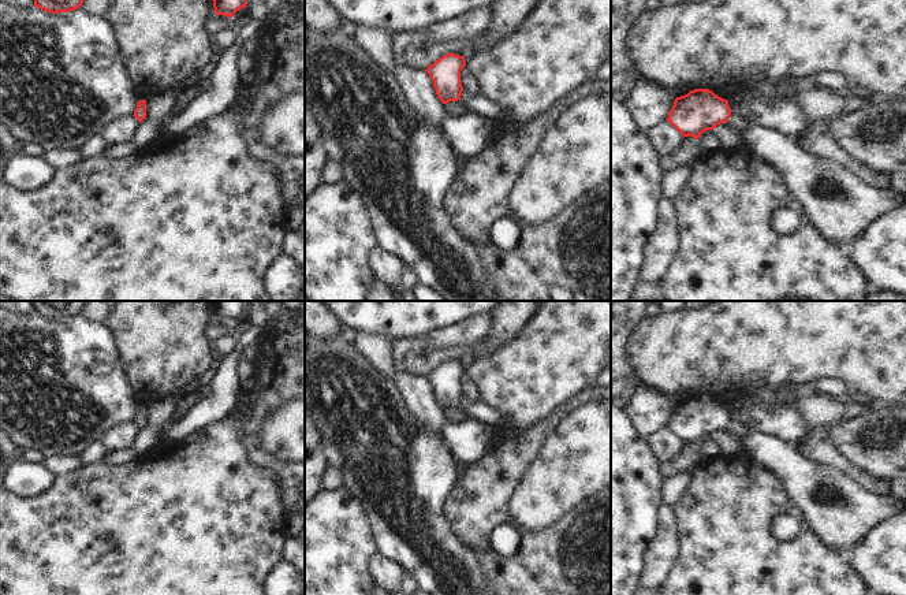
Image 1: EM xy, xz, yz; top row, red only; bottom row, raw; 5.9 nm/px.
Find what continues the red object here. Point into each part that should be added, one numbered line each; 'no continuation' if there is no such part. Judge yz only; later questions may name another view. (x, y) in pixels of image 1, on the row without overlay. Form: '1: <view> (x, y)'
1: yz (739, 430)

